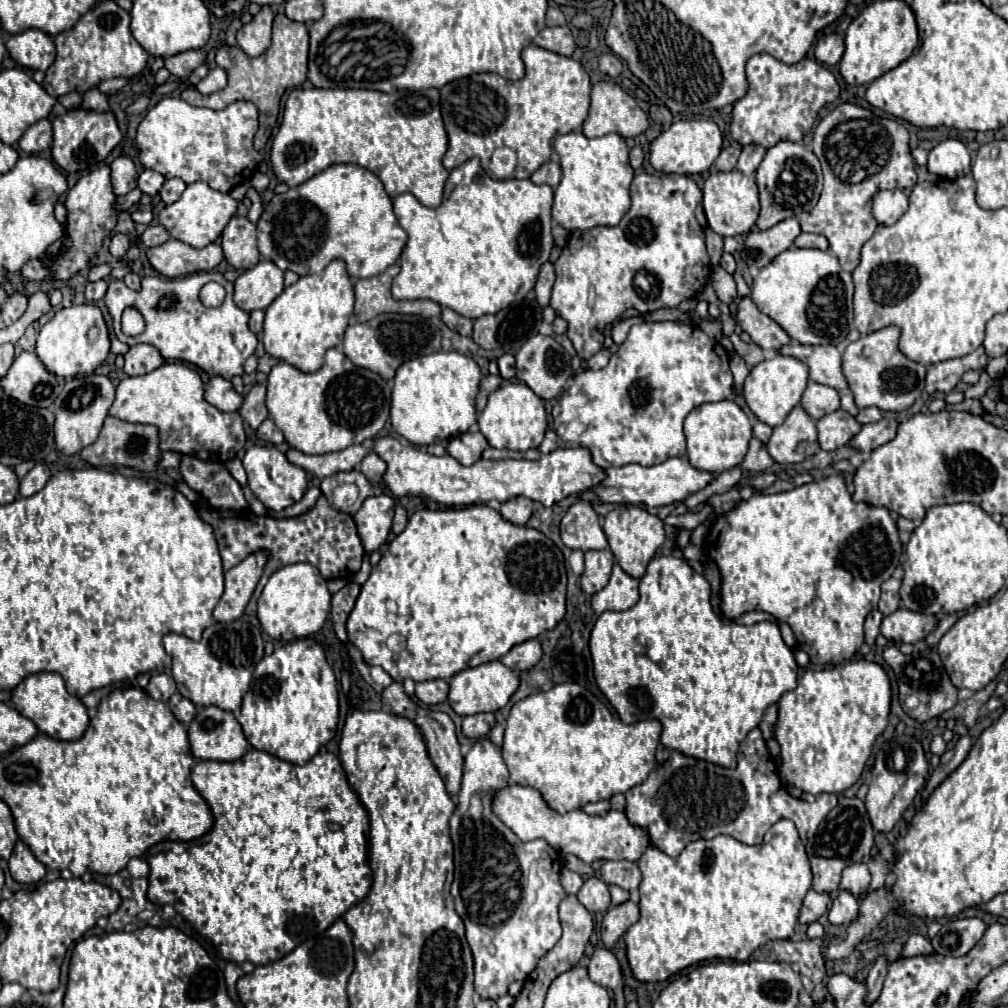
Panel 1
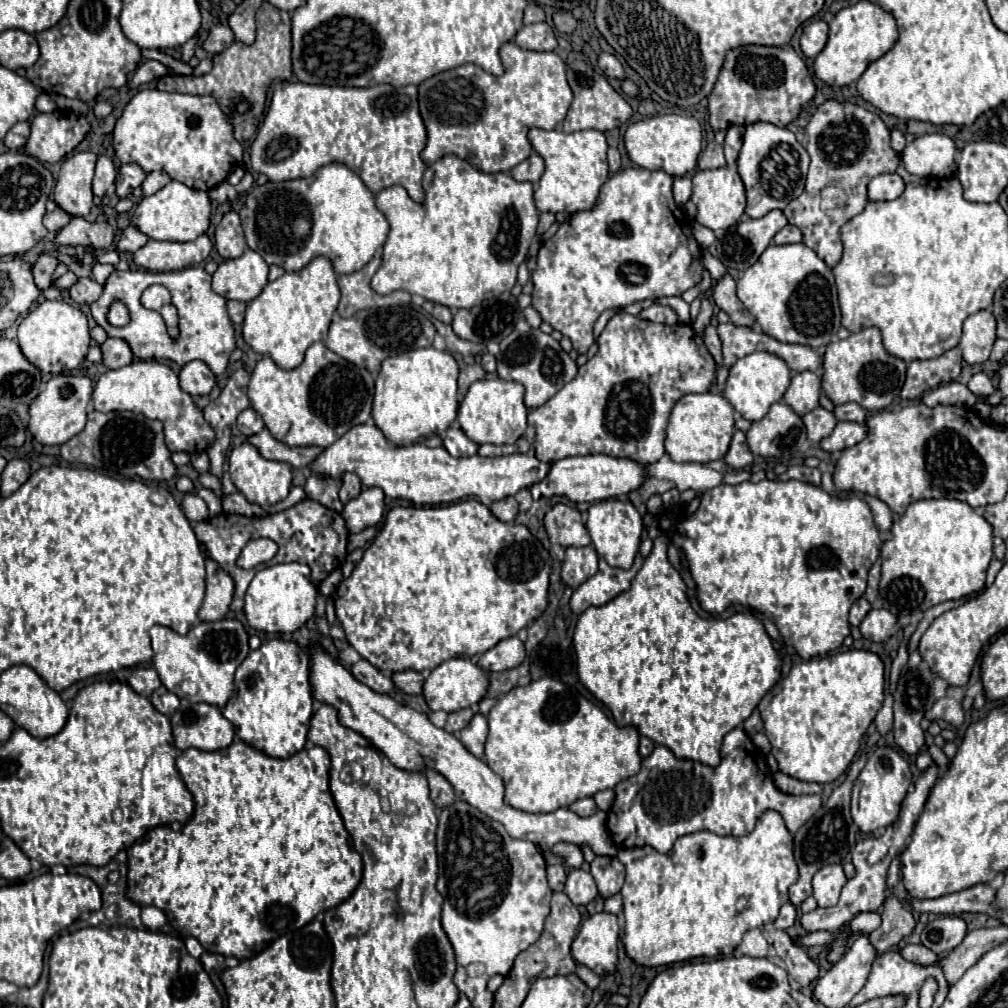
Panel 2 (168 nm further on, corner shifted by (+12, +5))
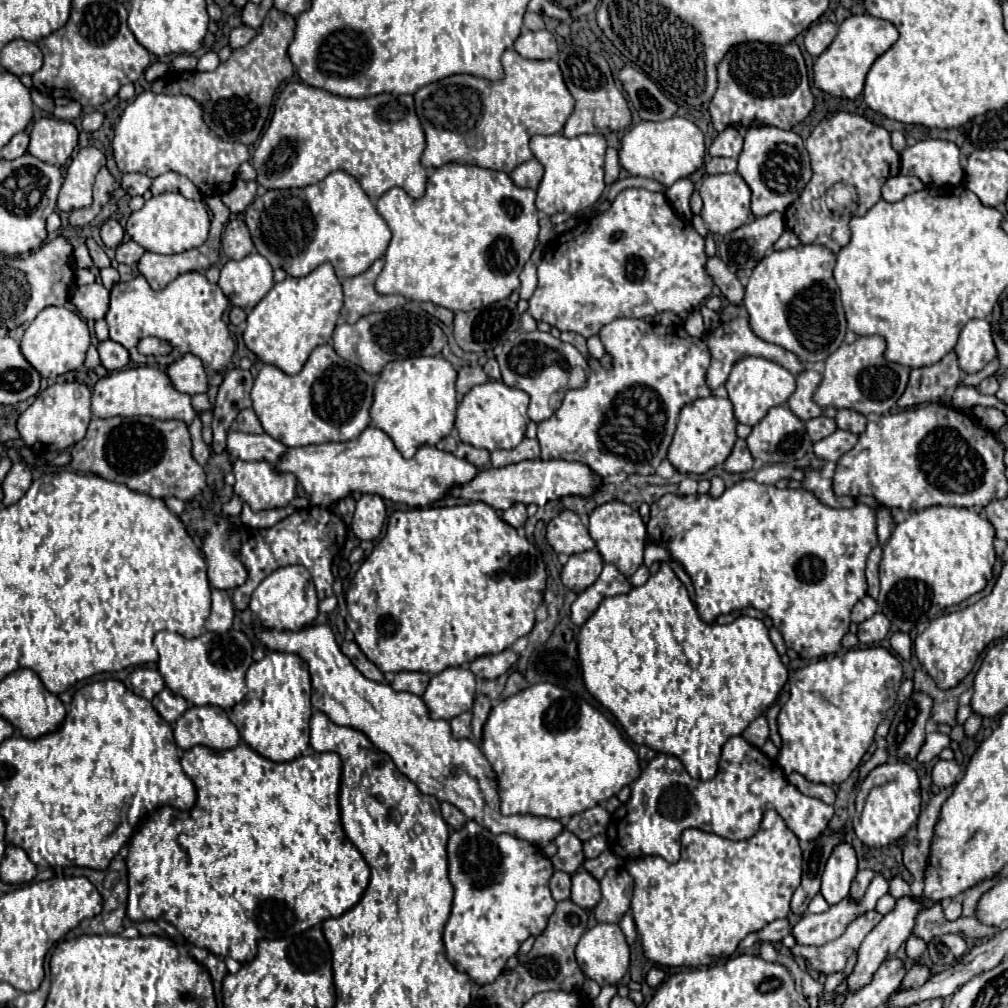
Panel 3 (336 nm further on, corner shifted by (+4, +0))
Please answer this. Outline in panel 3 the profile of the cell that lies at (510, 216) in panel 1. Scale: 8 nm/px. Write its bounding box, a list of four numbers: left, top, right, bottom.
[376,162,538,312]

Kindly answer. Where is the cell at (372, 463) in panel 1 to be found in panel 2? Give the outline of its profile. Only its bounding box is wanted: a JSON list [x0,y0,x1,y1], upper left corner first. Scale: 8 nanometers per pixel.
[340,473,362,503]

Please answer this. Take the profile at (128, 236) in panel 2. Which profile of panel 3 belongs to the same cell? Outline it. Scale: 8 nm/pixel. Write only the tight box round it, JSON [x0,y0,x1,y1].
[116,240,146,266]

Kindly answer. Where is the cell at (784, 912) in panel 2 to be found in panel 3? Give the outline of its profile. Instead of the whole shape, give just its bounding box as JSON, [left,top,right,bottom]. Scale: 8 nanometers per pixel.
[756,918,790,944]

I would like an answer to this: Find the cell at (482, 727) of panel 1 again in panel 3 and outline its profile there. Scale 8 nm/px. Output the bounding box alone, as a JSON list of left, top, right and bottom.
[450,712,472,738]

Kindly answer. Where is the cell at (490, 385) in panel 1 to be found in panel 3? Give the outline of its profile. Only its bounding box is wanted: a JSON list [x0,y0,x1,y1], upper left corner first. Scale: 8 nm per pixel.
[456,366,488,396]

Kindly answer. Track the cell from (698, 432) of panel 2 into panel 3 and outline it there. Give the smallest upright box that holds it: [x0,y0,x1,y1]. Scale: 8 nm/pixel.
[668,396,736,474]

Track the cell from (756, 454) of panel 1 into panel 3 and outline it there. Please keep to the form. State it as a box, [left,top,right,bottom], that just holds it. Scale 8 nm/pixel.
[724,438,754,474]

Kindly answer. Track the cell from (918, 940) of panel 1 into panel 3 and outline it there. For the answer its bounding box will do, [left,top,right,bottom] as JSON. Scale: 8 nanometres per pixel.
[900,964,930,990]

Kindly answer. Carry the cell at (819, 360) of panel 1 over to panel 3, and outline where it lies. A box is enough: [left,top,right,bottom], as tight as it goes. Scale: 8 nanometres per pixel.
[704,312,802,390]

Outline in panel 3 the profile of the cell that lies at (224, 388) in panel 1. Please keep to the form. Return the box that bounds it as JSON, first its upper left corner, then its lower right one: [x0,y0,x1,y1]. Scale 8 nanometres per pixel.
[166,354,208,394]

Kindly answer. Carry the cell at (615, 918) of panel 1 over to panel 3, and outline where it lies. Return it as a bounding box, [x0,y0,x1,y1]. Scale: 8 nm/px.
[576,924,630,986]

